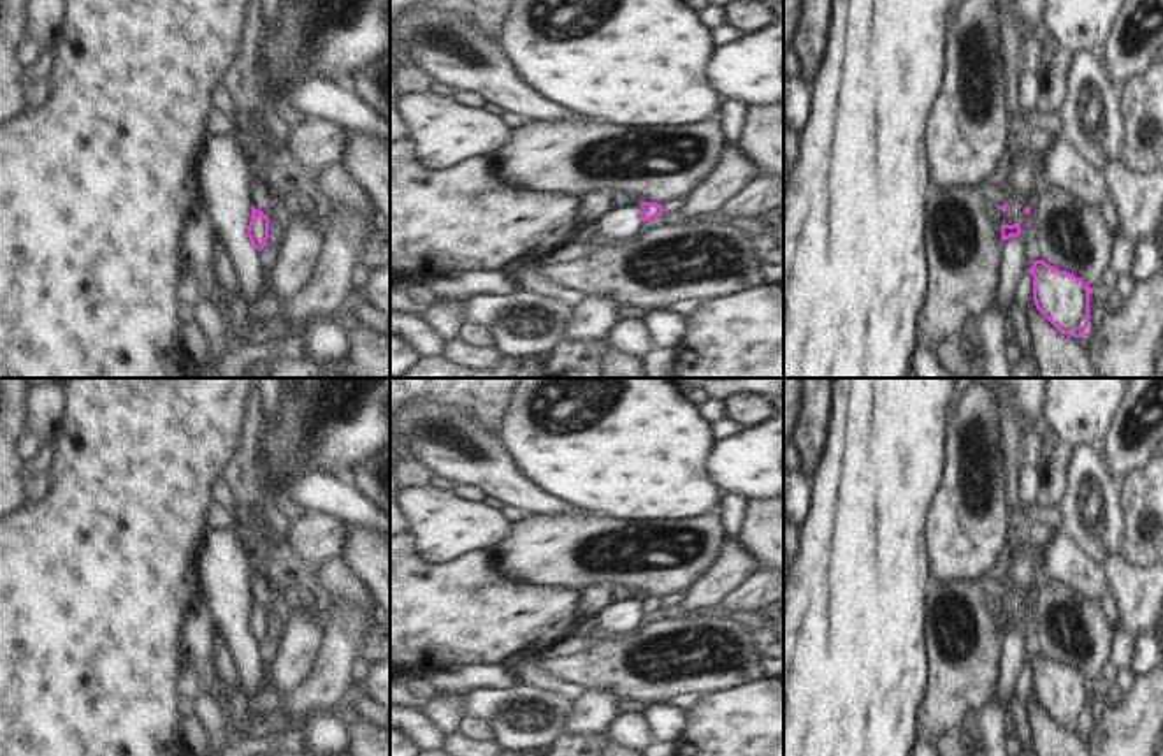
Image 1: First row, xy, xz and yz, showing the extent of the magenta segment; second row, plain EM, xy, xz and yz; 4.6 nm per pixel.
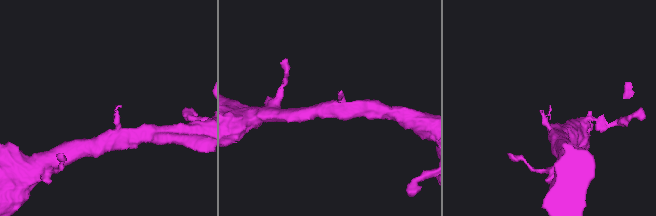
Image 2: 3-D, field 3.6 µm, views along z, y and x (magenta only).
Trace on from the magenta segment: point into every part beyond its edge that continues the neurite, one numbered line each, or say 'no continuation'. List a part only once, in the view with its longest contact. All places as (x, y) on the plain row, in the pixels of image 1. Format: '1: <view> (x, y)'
no continuation

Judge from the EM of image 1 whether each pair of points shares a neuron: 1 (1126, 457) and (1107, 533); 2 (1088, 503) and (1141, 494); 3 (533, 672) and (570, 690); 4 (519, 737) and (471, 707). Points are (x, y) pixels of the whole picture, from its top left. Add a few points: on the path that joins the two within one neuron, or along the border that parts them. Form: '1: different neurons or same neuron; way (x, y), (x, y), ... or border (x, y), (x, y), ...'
1: different neurons; border (1102, 457), (1119, 486)
2: different neurons; border (1119, 486), (1125, 538)
3: same neuron; way (541, 679), (561, 686)
4: same neuron; way (506, 725), (489, 707), (483, 707)

